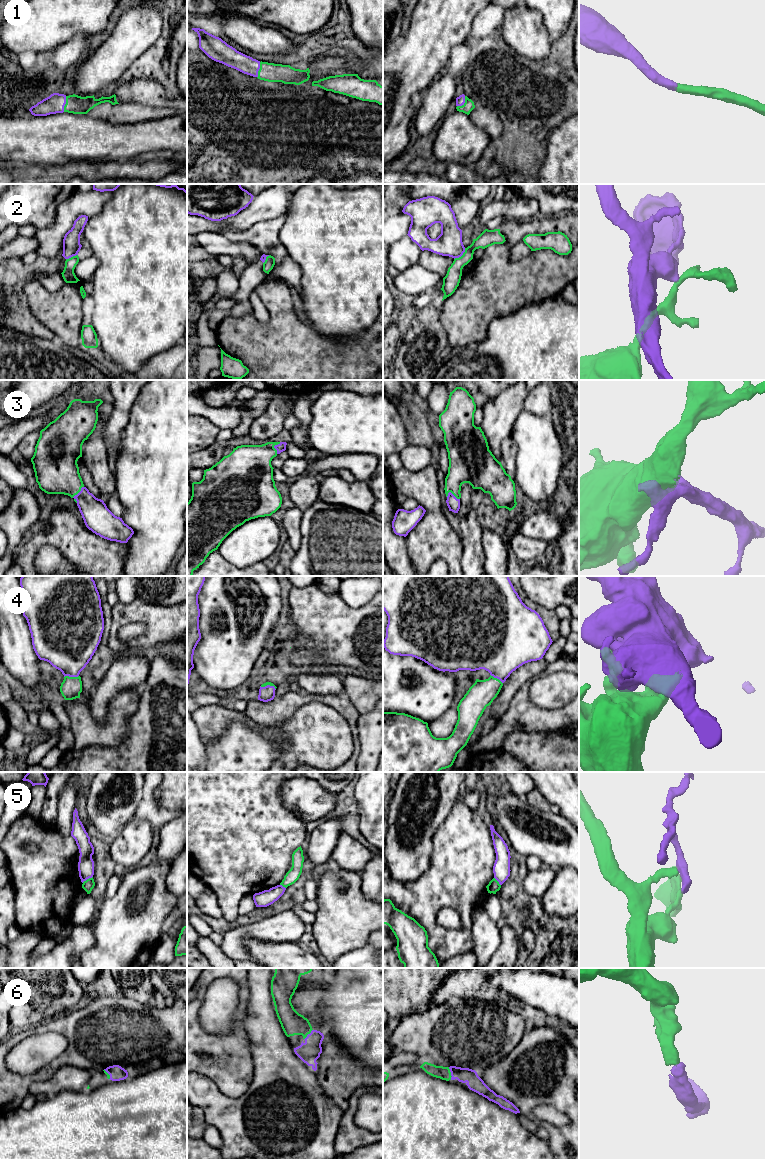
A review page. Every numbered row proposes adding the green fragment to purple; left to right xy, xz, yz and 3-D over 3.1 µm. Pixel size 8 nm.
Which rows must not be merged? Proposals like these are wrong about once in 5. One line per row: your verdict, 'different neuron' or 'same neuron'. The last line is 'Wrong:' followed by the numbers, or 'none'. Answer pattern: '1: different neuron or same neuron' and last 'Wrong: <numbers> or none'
1: same neuron
2: same neuron
3: same neuron
4: same neuron
5: different neuron
6: same neuron
Wrong: 5

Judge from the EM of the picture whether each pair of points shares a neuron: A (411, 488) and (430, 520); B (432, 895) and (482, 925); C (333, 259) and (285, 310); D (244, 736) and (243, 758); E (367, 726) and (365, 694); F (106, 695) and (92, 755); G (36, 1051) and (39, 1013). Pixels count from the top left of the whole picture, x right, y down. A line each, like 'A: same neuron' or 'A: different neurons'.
A: same neuron
B: different neurons
C: different neurons
D: same neuron
E: different neurons
F: different neurons
G: different neurons

